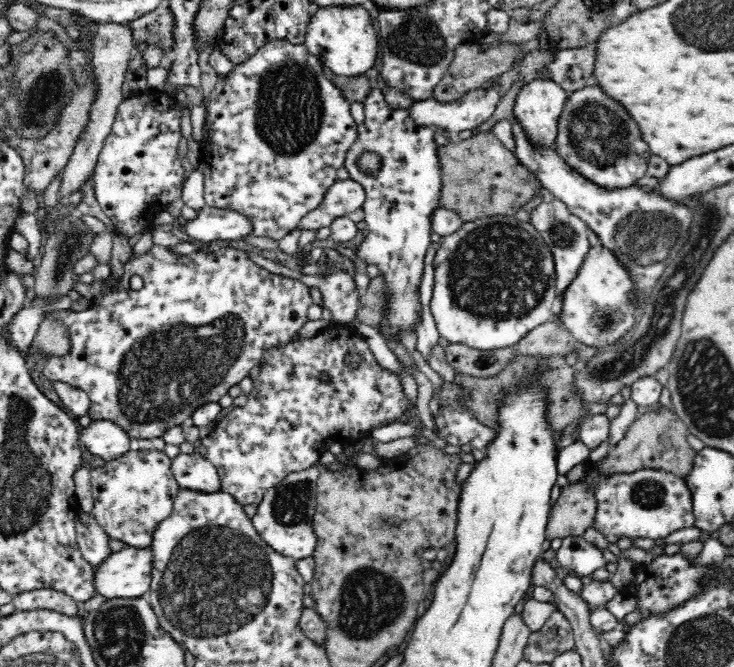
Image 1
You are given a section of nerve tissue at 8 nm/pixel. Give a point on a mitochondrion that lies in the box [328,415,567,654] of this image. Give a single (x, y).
(371, 599)

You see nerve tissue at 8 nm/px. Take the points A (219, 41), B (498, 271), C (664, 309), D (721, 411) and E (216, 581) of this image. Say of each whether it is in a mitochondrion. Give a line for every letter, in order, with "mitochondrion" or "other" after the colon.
A: other
B: mitochondrion
C: mitochondrion
D: mitochondrion
E: mitochondrion

